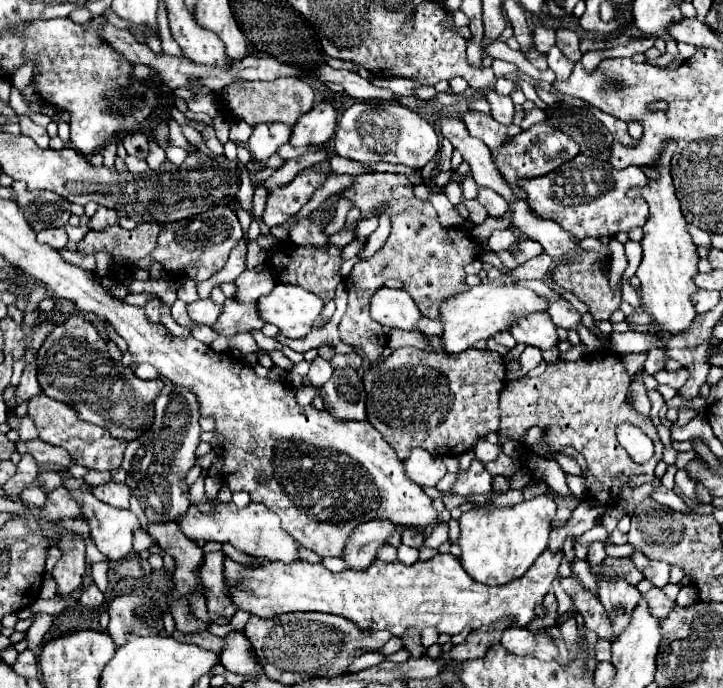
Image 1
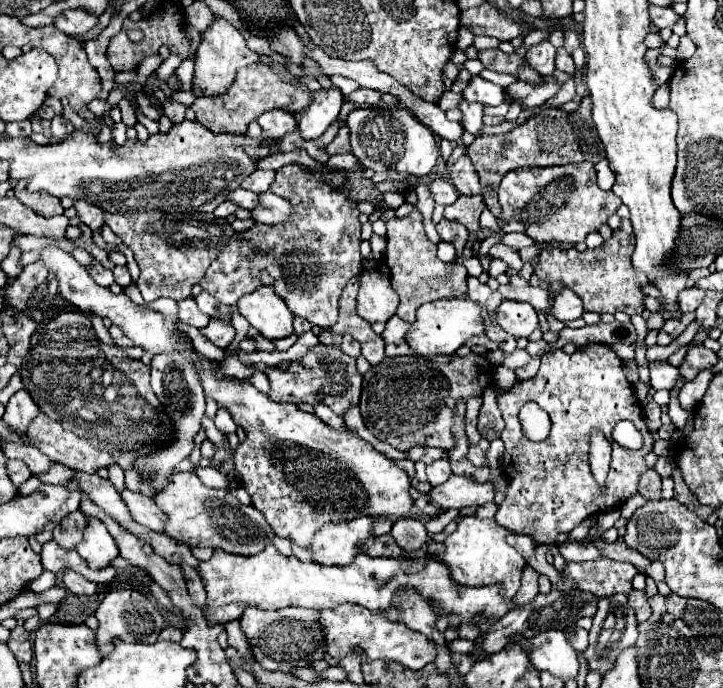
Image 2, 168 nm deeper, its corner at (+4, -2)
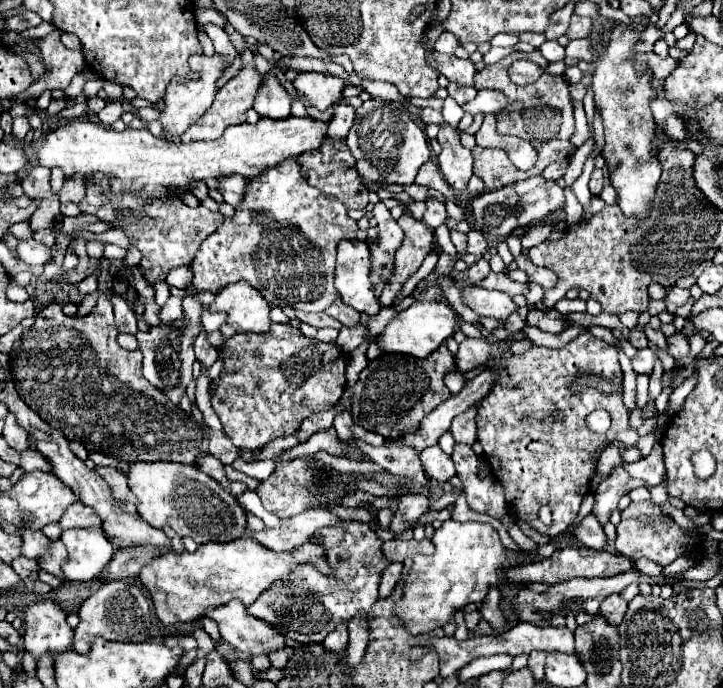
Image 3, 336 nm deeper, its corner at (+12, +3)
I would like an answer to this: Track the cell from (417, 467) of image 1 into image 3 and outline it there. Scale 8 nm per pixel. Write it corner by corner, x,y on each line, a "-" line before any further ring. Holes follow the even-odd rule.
430,446
428,450
422,450
420,452
420,462
422,462
424,472
432,480
438,480
438,482
446,482
456,474
452,458
448,454
444,454
440,450
440,446

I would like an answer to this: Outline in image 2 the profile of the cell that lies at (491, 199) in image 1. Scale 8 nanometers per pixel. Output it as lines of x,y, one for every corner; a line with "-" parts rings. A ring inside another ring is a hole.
462,155
452,167
448,167
448,175
458,189
460,195
476,195
480,193
480,181
478,173
470,161
468,155

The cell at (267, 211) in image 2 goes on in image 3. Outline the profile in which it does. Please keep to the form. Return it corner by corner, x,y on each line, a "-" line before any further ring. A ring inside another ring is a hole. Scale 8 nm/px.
230,176
230,178
220,178
218,182
220,182
220,184
218,184
218,190
220,190
220,192
224,190
224,194
222,194
224,200
226,200
230,206
238,208
240,202
244,200
246,190
248,190
248,180
246,180
246,178
240,178
240,176

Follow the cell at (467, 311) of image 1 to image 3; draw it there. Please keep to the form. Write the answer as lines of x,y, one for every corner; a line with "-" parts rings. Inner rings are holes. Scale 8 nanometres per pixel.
420,300
420,302
414,302
410,308
402,310
386,326
386,330
378,336
378,340
380,340
380,348
384,352
396,352
396,354
408,354
408,356
416,356
416,358
426,358
444,340
454,336
456,330
460,330
458,314
454,312
454,308
448,302
438,302
438,300
424,302
424,300

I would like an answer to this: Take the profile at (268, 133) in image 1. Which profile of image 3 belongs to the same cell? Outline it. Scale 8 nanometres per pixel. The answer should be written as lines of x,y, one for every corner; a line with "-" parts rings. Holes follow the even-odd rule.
266,76
264,86
258,90
254,110
260,116
272,120
282,120
290,116
290,96
274,76

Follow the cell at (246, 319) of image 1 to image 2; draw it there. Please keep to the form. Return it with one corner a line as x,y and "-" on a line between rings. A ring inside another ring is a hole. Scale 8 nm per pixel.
210,321
208,323
208,327
204,327
204,329
200,329
200,333
210,341
210,343
214,343
216,347
220,347
220,349
226,349
230,343
232,343
232,339
234,339
234,327
230,325
230,323
226,323
226,321

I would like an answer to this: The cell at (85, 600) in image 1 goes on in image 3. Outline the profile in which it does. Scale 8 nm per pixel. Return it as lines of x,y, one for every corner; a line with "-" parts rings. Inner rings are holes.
56,540
56,542
52,542
50,552
48,552
46,556
38,558
38,564
40,564
42,570
50,572
52,576
56,576
56,578
60,578
60,580
66,580
66,578
64,578
64,572
62,572
64,558
68,558
68,556
66,556
66,548
64,548
64,544
62,544
60,540

